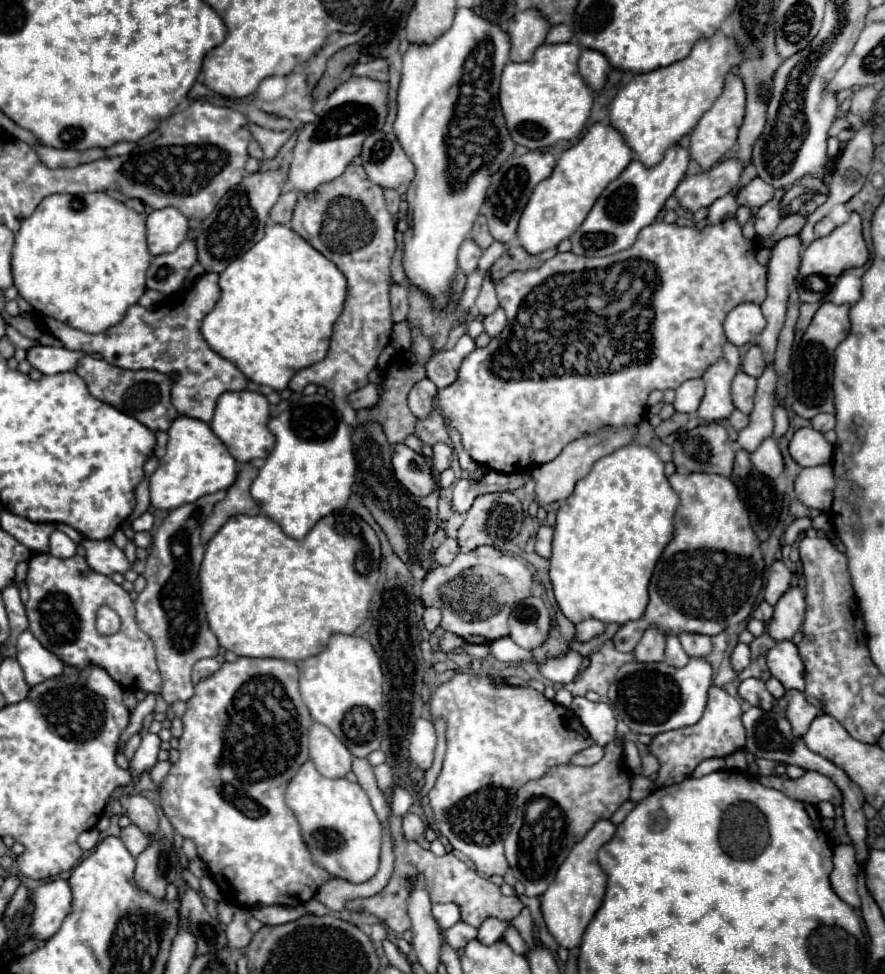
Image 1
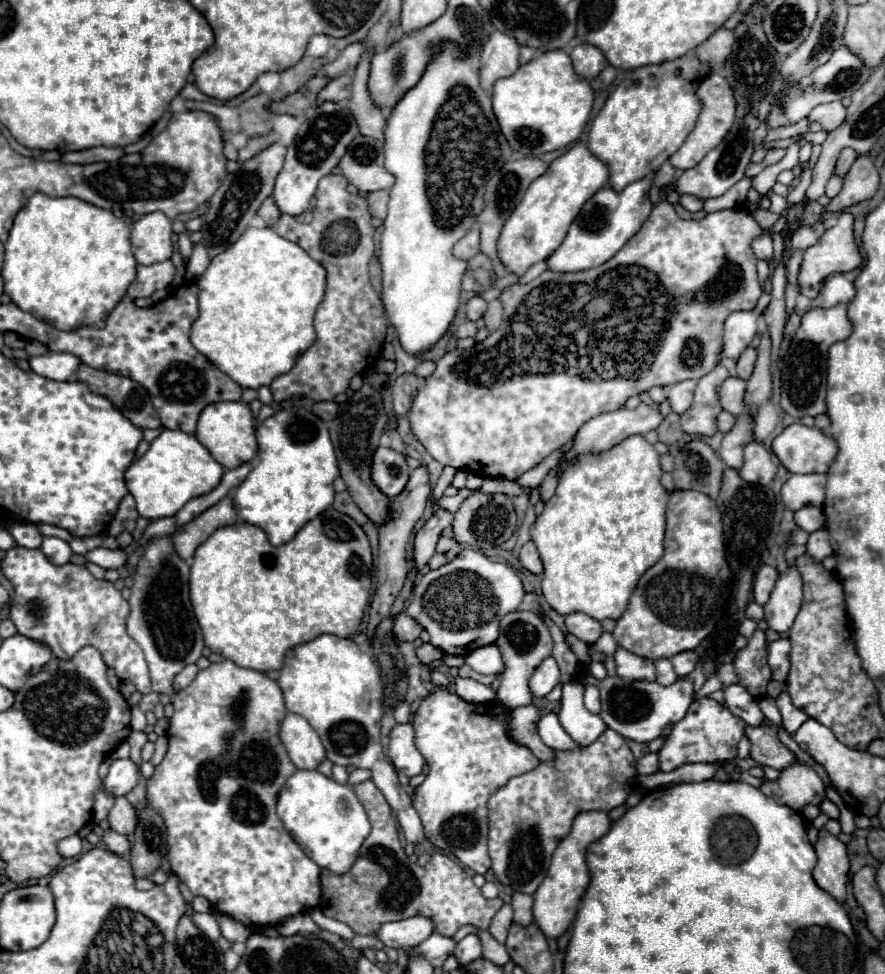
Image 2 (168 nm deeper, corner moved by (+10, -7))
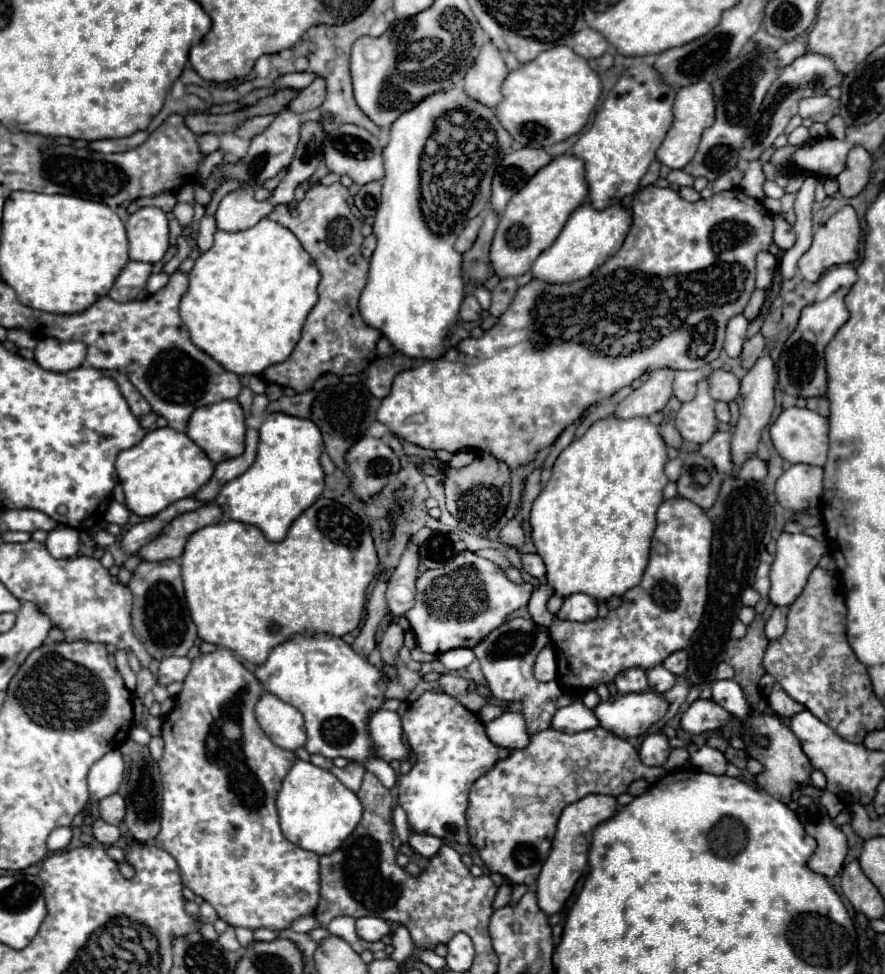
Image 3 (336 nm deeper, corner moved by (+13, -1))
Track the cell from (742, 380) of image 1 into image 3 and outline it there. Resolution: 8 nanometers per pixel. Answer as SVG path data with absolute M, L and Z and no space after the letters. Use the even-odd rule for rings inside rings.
M711 370L709 374L709 394L713 400L731 402L739 394L739 378L727 370Z

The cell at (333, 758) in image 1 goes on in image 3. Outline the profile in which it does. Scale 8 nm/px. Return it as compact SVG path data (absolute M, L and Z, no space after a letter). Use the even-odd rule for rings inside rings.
M263 692L255 706L257 722L261 730L281 748L297 750L305 744L303 716L295 706L281 702L275 694Z

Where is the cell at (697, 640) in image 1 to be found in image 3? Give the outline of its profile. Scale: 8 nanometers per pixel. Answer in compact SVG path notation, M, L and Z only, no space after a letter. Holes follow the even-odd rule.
M683 650L673 652L673 654L663 662L663 666L665 666L671 674L675 674L675 676L685 674L685 670L687 670L687 652L683 652Z

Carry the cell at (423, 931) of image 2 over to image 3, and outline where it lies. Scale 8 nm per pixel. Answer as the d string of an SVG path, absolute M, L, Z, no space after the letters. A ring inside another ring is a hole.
M365 916L365 918L357 918L355 930L357 930L359 938L363 938L367 942L375 942L375 940L381 940L385 934L389 934L391 926L383 918Z

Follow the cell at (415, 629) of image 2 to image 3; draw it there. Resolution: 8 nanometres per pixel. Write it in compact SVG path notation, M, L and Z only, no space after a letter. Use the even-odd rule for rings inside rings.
M391 624L391 626L387 628L387 632L383 634L381 644L379 644L383 662L389 664L389 666L393 666L393 664L395 664L395 658L397 658L397 654L399 654L399 650L401 650L401 646L403 646L403 630L401 630L399 624Z

